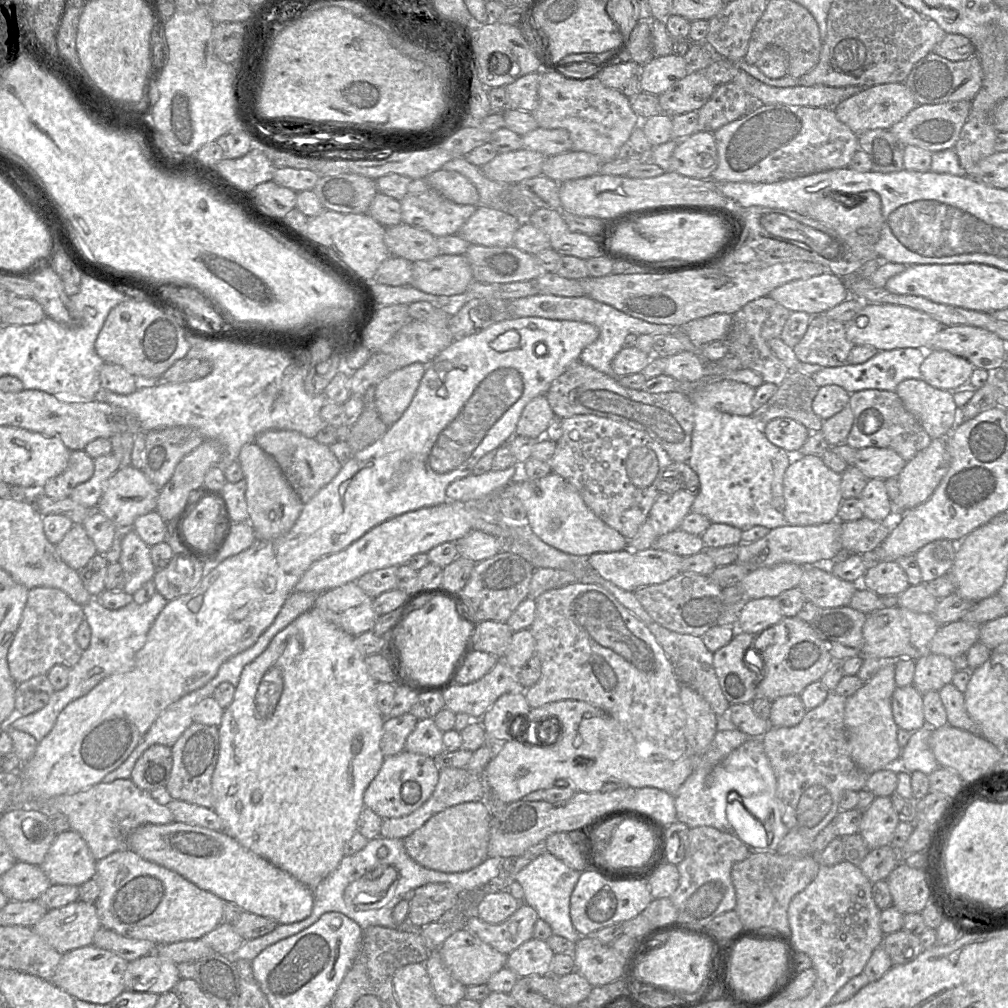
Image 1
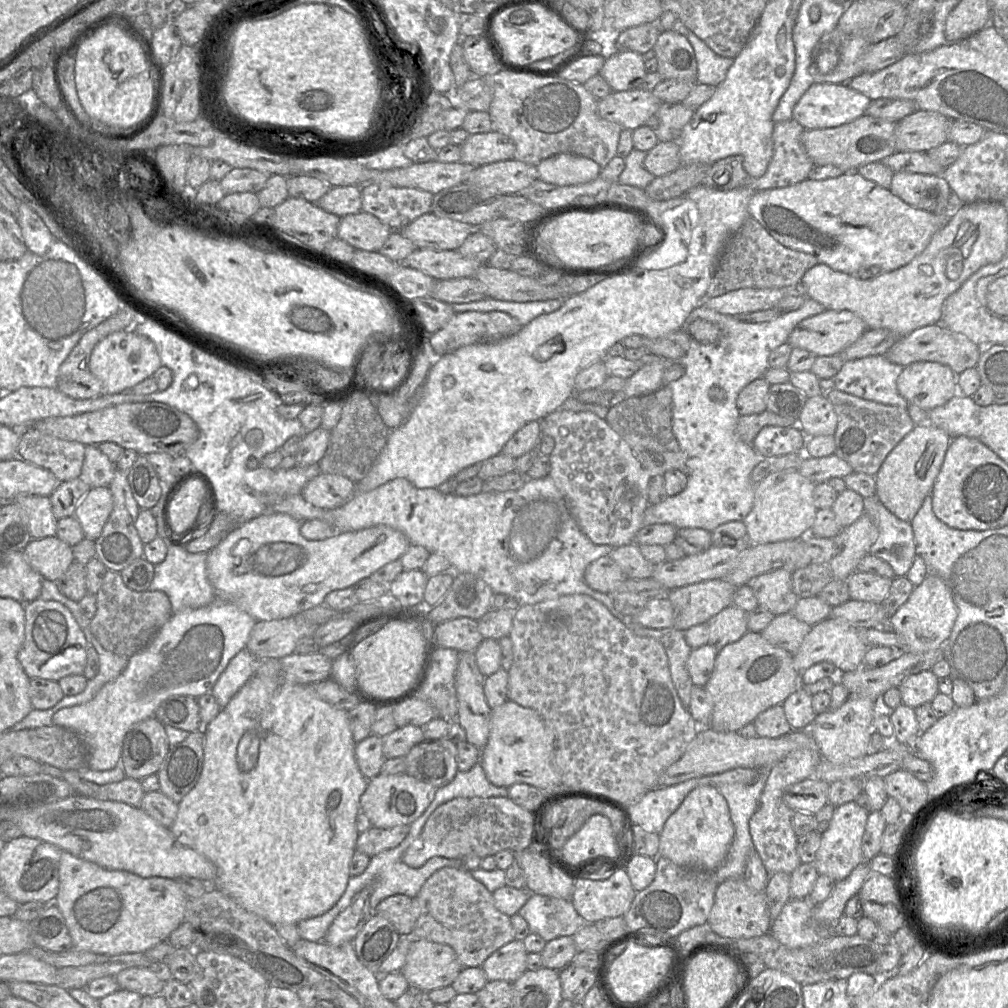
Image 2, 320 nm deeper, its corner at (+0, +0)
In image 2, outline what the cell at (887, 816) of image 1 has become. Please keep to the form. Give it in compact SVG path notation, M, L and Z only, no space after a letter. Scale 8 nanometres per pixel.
M850 801L835 808L828 829L822 833L821 844L813 865L820 875L826 875L835 881L846 878L859 864L864 862L862 838L868 818L868 812L855 801Z

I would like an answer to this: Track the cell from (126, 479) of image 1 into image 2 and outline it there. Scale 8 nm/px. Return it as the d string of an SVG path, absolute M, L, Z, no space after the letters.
M109 487L89 489L74 512L85 538L96 540L100 536L112 509L113 497Z

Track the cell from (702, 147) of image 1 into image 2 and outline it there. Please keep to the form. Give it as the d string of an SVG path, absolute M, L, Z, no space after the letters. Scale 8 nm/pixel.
M676 140L658 142L647 151L644 159L644 167L655 177L674 172L682 165L679 142Z

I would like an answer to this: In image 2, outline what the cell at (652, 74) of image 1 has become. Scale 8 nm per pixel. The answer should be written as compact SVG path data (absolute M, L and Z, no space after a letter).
M615 51L609 55L599 74L612 91L636 89L647 71L642 54L634 51Z

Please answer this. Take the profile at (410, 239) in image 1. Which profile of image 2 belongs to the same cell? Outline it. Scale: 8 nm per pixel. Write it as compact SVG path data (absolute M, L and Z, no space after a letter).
M365 211L340 218L337 237L355 249L379 252L393 231L389 225Z

